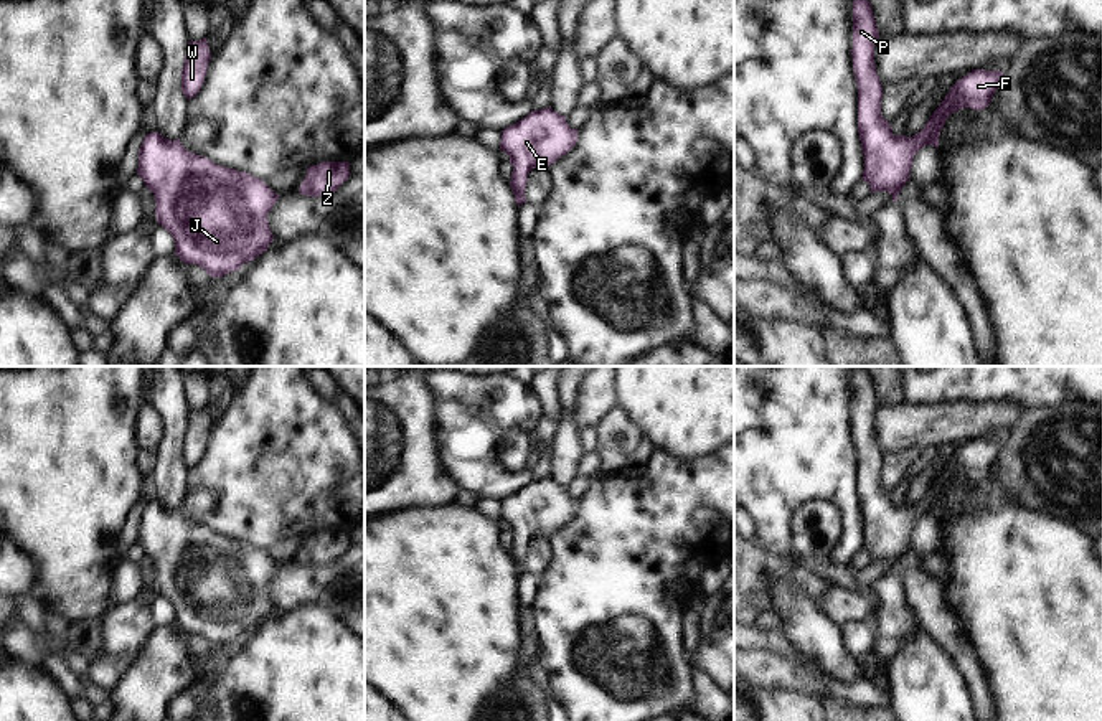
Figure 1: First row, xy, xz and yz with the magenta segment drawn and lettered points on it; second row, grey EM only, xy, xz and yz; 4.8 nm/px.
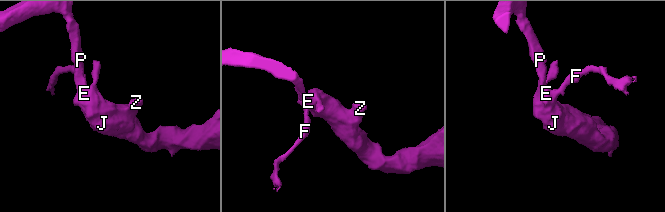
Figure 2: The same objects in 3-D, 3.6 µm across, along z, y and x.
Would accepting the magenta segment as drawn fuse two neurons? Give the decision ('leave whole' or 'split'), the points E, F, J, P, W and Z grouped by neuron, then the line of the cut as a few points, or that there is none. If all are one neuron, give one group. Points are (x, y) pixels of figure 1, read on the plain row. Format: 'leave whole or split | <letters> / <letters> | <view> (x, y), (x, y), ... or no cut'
leave whole | E F J P W Z | no cut

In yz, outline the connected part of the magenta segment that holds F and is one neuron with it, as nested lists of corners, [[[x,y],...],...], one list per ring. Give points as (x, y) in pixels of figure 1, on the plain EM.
[[[866,366],[853,371],[853,441],[858,454],[858,503],[863,516],[864,549],[871,563],[888,561],[892,571],[909,551],[914,525],[924,515],[939,516],[939,505],[950,483],[990,475],[1003,441],[973,439],[958,449],[934,480],[925,497],[912,507],[894,505],[881,483],[883,455],[874,436],[874,414],[879,408],[871,373]]]

